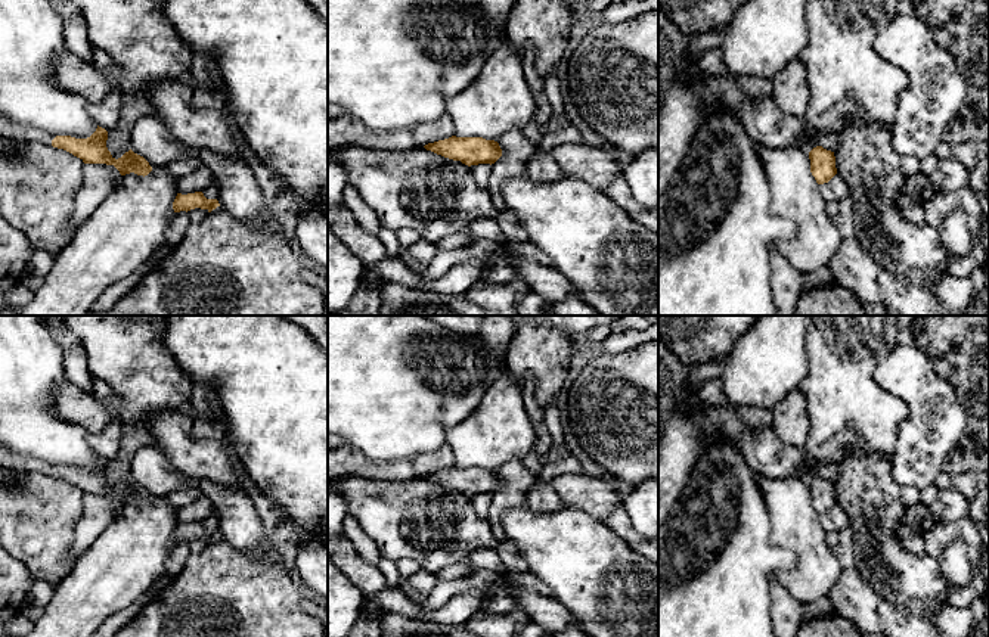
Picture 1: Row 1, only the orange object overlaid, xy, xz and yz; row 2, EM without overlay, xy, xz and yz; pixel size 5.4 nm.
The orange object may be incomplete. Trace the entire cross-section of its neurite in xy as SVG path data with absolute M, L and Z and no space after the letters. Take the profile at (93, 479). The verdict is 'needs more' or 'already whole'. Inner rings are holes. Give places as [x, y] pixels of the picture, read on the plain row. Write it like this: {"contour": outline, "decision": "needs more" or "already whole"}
{"contour": "M0 445L0 467L21 472L38 472L63 479L80 488L84 494L114 495L121 506L134 503L145 507L152 501L149 492L131 479L115 490L106 478L108 462L99 456L90 467L75 469L71 466L52 464L32 456L16 454Z", "decision": "needs more"}

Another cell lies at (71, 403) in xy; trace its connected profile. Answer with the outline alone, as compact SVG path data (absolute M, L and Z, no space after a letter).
M68 380L58 383L52 407L62 420L80 425L90 434L100 432L112 419L121 425L121 400L117 395L100 400L93 391Z

